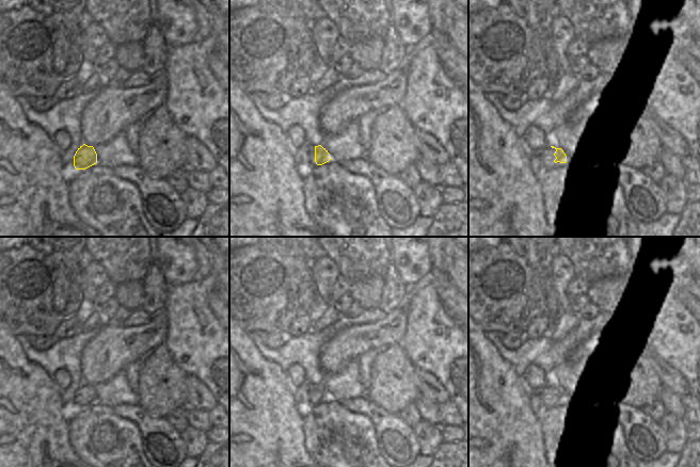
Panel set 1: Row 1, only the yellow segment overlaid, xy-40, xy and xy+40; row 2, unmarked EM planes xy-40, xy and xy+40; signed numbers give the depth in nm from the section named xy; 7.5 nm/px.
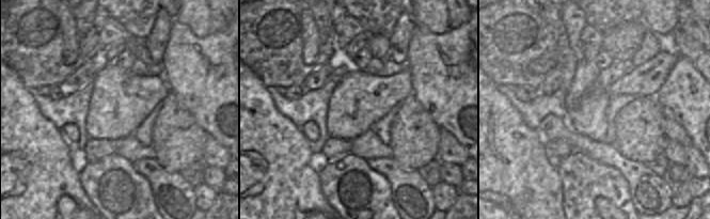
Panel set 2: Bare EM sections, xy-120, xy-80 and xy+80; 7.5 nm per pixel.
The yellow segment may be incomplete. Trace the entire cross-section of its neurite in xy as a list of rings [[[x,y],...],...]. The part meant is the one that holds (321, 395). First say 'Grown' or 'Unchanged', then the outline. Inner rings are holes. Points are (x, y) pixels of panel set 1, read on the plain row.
Unchanged. [[[321,384],[315,385],[315,401],[317,404],[322,404],[330,399],[330,392],[325,387],[323,387]]]

